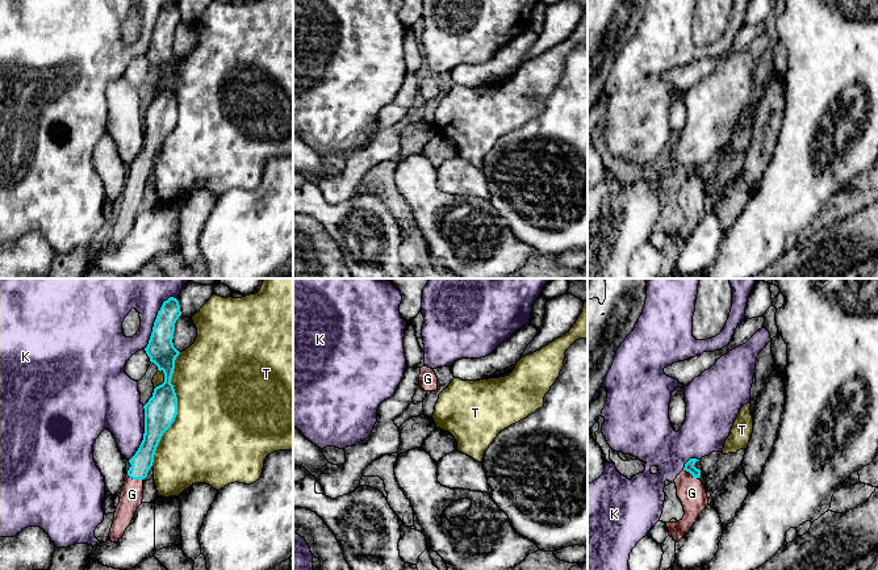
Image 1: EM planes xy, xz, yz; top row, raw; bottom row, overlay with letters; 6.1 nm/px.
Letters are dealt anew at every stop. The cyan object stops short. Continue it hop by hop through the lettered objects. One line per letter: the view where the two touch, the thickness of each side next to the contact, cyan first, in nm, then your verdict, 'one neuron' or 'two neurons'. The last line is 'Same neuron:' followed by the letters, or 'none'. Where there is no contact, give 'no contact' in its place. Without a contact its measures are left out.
G: xy | 130/140 nm | one neuron
K: xy | 170/360 nm | two neurons
T: xy | 200/500 nm | two neurons
Same neuron: G

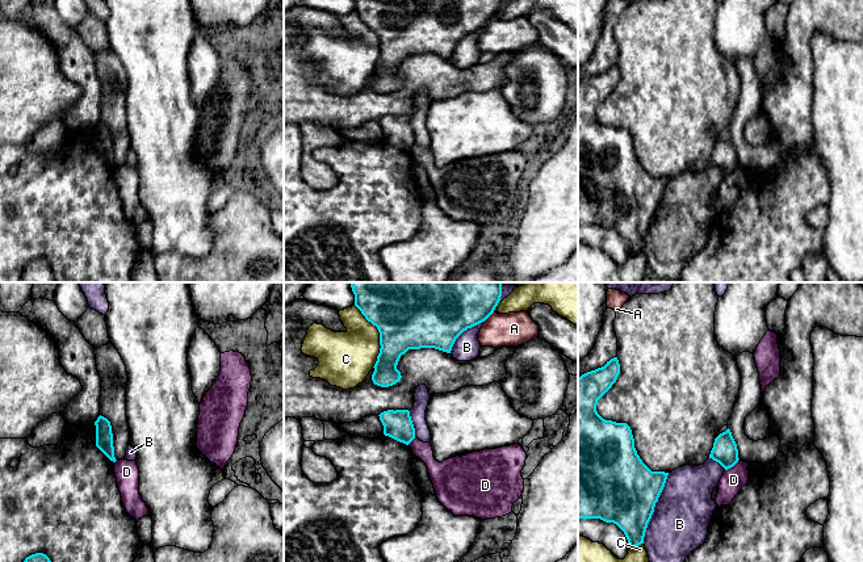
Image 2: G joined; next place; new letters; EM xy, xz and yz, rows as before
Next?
A: xz | 500/200 nm | two neurons
B: yz | 420/360 nm | two neurons
C: xz | 480/320 nm | two neurons
D: yz | 150/150 nm | two neurons
Same neuron: none

